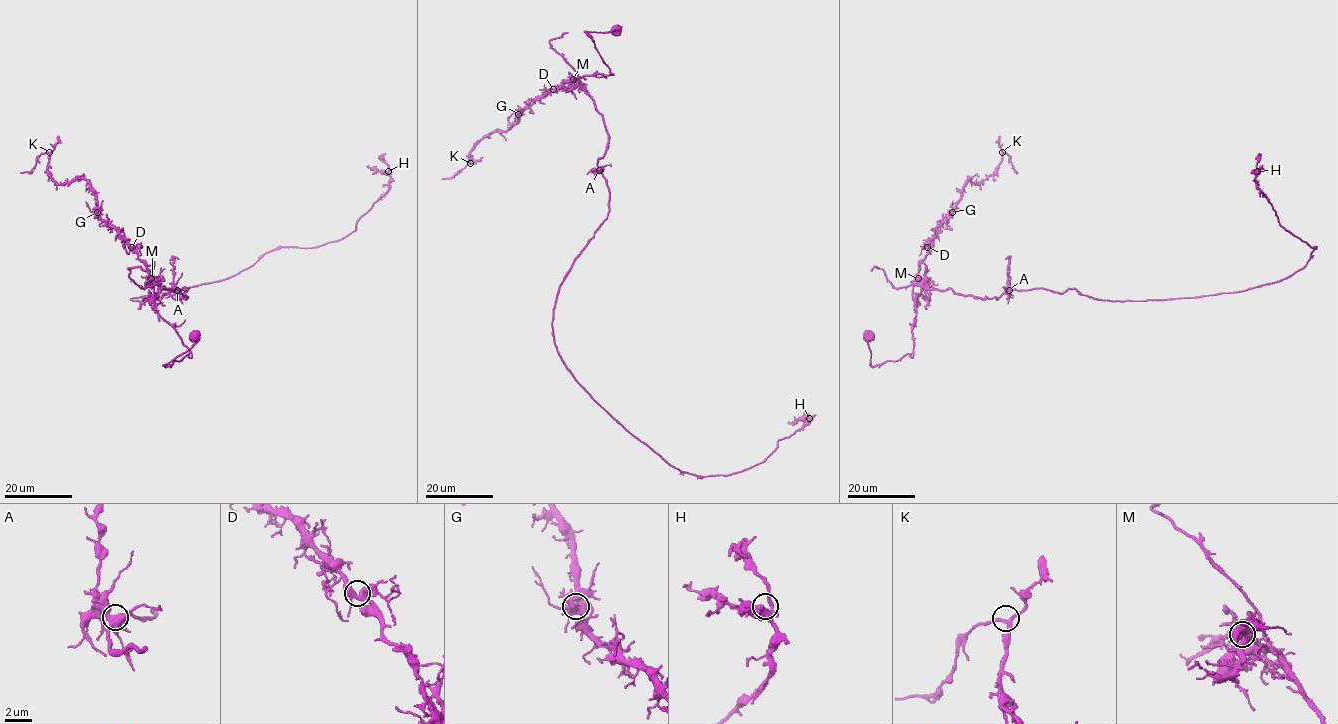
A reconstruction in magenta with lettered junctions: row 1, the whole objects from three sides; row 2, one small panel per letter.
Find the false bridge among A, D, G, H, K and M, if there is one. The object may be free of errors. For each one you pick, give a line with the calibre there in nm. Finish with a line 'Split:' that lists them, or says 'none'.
M: Thickness 500 nm
Split: M

